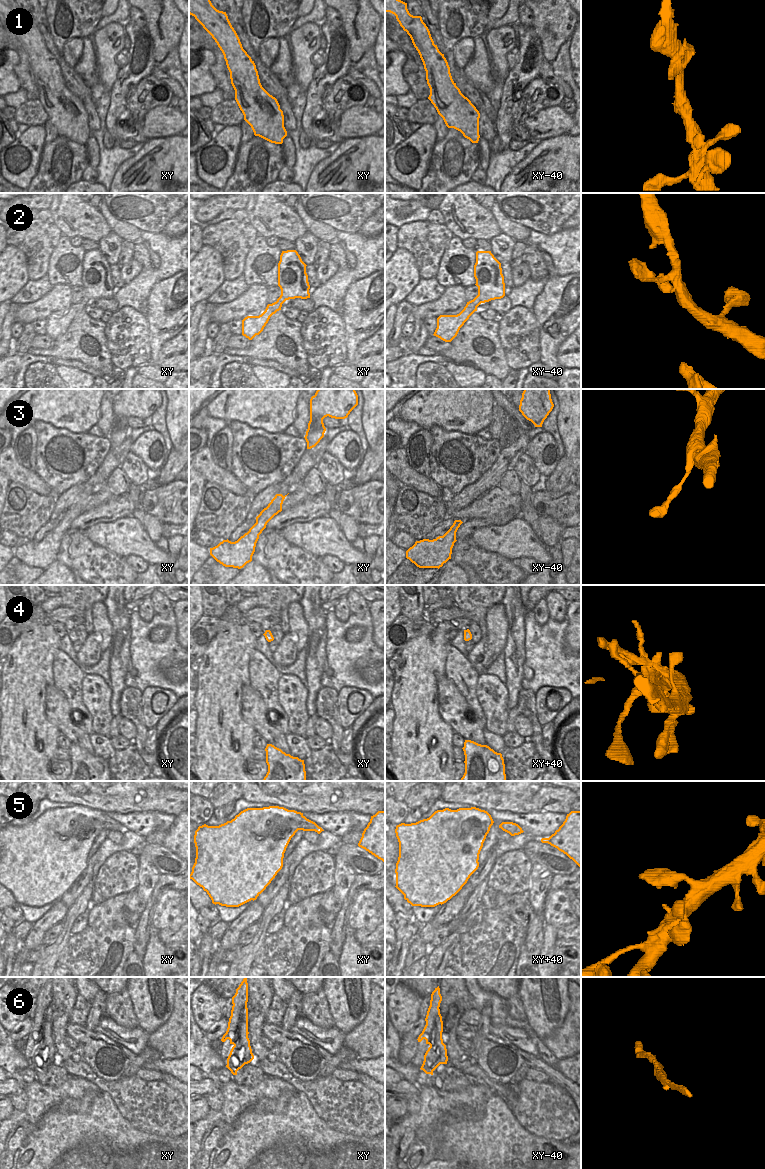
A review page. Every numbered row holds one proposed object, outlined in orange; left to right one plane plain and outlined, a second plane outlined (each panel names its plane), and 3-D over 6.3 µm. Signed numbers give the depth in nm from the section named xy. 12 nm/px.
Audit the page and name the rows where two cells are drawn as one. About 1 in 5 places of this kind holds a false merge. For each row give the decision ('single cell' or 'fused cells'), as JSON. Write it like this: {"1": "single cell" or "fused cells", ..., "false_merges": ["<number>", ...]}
{"1": "single cell", "2": "single cell", "3": "single cell", "4": "single cell", "5": "single cell", "6": "single cell", "false_merges": []}

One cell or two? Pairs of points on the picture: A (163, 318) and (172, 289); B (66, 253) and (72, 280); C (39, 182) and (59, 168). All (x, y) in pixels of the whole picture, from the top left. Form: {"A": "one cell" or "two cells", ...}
{"A": "one cell", "B": "one cell", "C": "one cell"}

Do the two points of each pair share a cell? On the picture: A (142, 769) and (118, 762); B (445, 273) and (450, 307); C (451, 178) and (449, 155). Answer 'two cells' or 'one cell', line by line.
A: one cell
B: two cells
C: one cell

